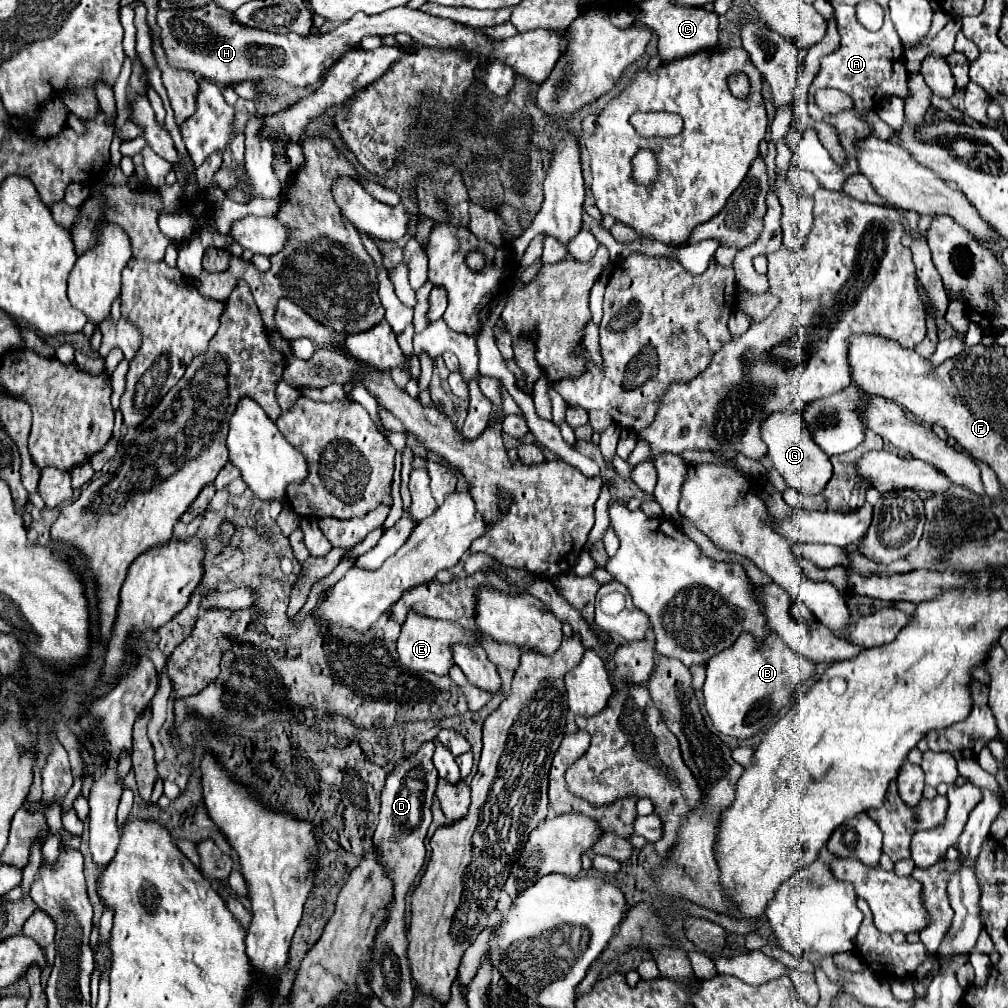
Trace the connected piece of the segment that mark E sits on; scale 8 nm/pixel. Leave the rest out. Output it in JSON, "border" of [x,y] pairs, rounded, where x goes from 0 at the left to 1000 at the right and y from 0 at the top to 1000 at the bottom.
{"border":[[[405,609],[403,617],[399,619],[399,627],[395,631],[395,651],[397,659],[401,659],[407,665],[413,667],[429,667],[433,671],[442,671],[446,663],[450,661],[448,653],[448,641],[450,639],[472,639],[474,627],[472,625],[462,625],[454,617],[444,617],[444,615],[431,615],[425,611],[413,611]]]}

